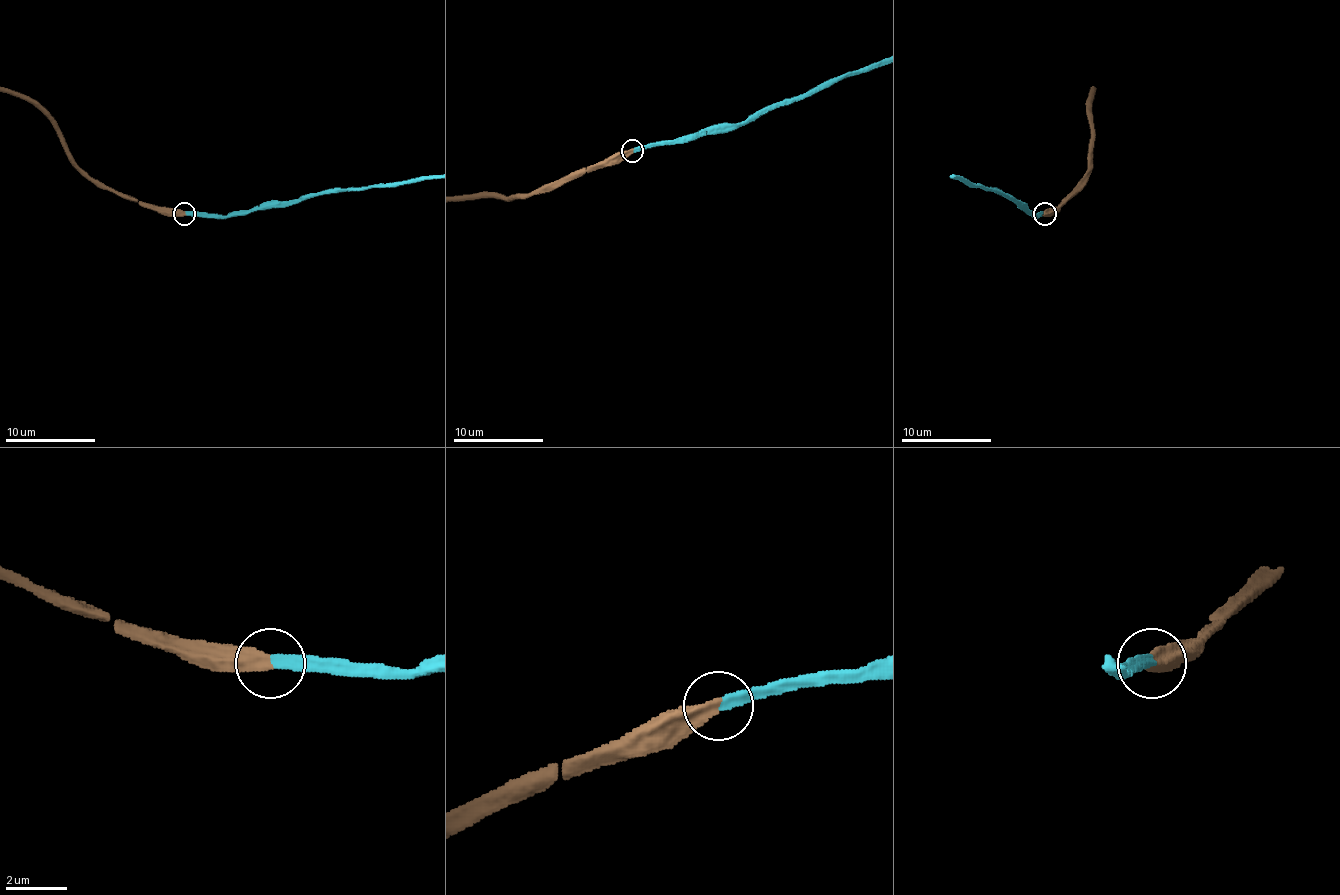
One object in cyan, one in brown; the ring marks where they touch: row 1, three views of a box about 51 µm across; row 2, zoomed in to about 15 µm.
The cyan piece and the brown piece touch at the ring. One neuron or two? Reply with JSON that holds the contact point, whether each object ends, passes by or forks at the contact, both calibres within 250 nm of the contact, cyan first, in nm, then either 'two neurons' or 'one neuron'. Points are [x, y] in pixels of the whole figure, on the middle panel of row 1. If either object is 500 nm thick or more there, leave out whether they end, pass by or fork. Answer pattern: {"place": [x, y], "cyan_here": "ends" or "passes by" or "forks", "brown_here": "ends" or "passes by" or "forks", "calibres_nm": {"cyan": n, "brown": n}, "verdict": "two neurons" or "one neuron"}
{"place": [632, 151], "cyan_here": "ends", "brown_here": "ends", "calibres_nm": {"cyan": 360, "brown": 460}, "verdict": "one neuron"}

